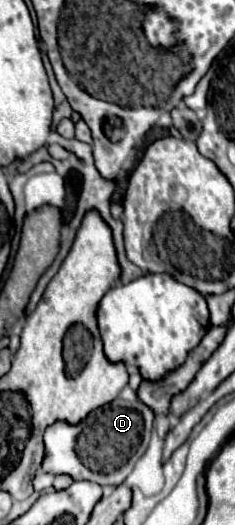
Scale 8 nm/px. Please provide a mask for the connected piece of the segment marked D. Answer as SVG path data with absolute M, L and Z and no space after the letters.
M114 399L112 403L94 409L88 413L86 419L82 419L76 425L68 425L66 421L56 421L44 431L44 459L42 459L42 471L44 473L54 473L54 475L70 475L74 481L94 481L98 485L120 485L130 471L134 469L136 461L146 453L150 437L152 437L152 423L154 423L154 411L144 405L142 401L122 401Z

